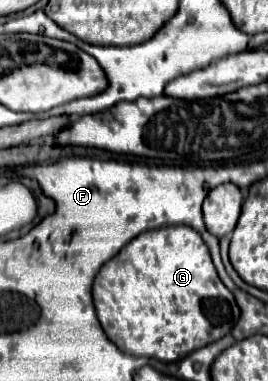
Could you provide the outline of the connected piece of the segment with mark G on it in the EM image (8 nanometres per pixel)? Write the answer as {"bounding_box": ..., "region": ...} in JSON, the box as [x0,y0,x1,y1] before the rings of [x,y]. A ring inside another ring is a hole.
{"bounding_box":[93,226,239,362],"region":[[[163,226],[133,238],[99,270],[93,284],[93,300],[97,318],[117,348],[133,356],[149,356],[163,362],[177,362],[193,350],[223,338],[239,320],[239,306],[233,294],[219,280],[205,242],[189,226]]]}

